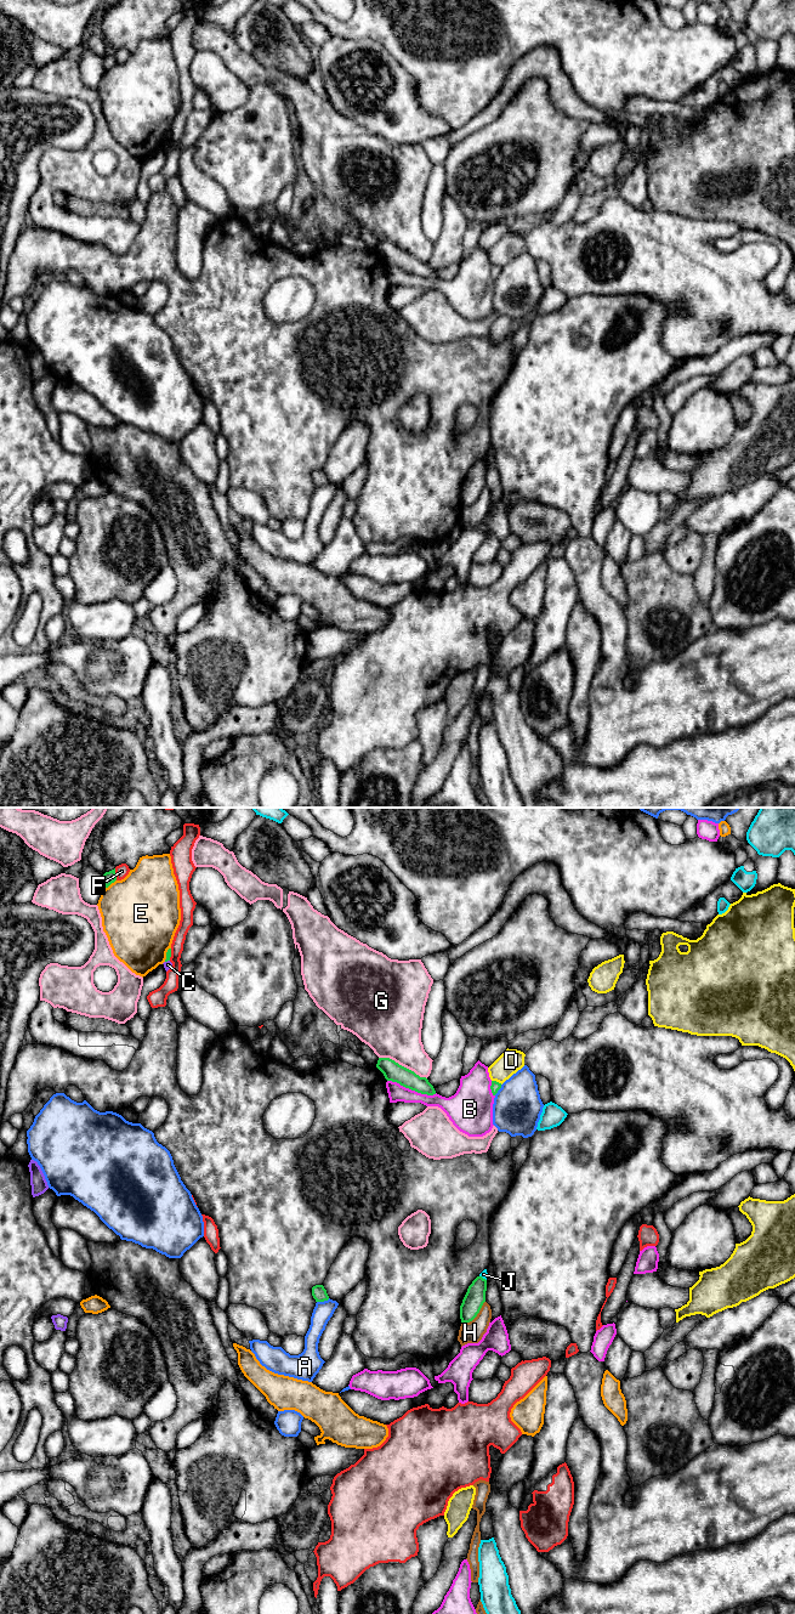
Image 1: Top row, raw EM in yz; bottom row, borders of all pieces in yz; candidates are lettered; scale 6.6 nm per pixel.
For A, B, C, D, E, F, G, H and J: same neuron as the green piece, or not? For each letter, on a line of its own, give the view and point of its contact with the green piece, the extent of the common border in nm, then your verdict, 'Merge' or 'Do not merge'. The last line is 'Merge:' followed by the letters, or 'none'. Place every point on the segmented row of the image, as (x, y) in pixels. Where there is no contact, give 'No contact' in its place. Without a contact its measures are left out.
A: Touches green at yz (323, 1301). Shared border 90 nm. Do not merge
B: Touches green at yz (412, 1089). Shared border 340 nm. Do not merge
C: Touches green at yz (166, 961). Shared border 40 nm. Do not merge
D: Touches green at yz (495, 1081). Shared border 80 nm. Do not merge
E: Touches green at yz (109, 884). Shared border 100 nm. Do not merge
F: Touches green at yz (114, 875). Shared border 80 nm. Do not merge
G: Touches green at yz (403, 1066). Shared border 360 nm. Do not merge
H: Touches green at yz (476, 1315). Shared border 220 nm. Do not merge
J: Touches green at yz (482, 1278). Shared border 60 nm. Do not merge
Merge: none

